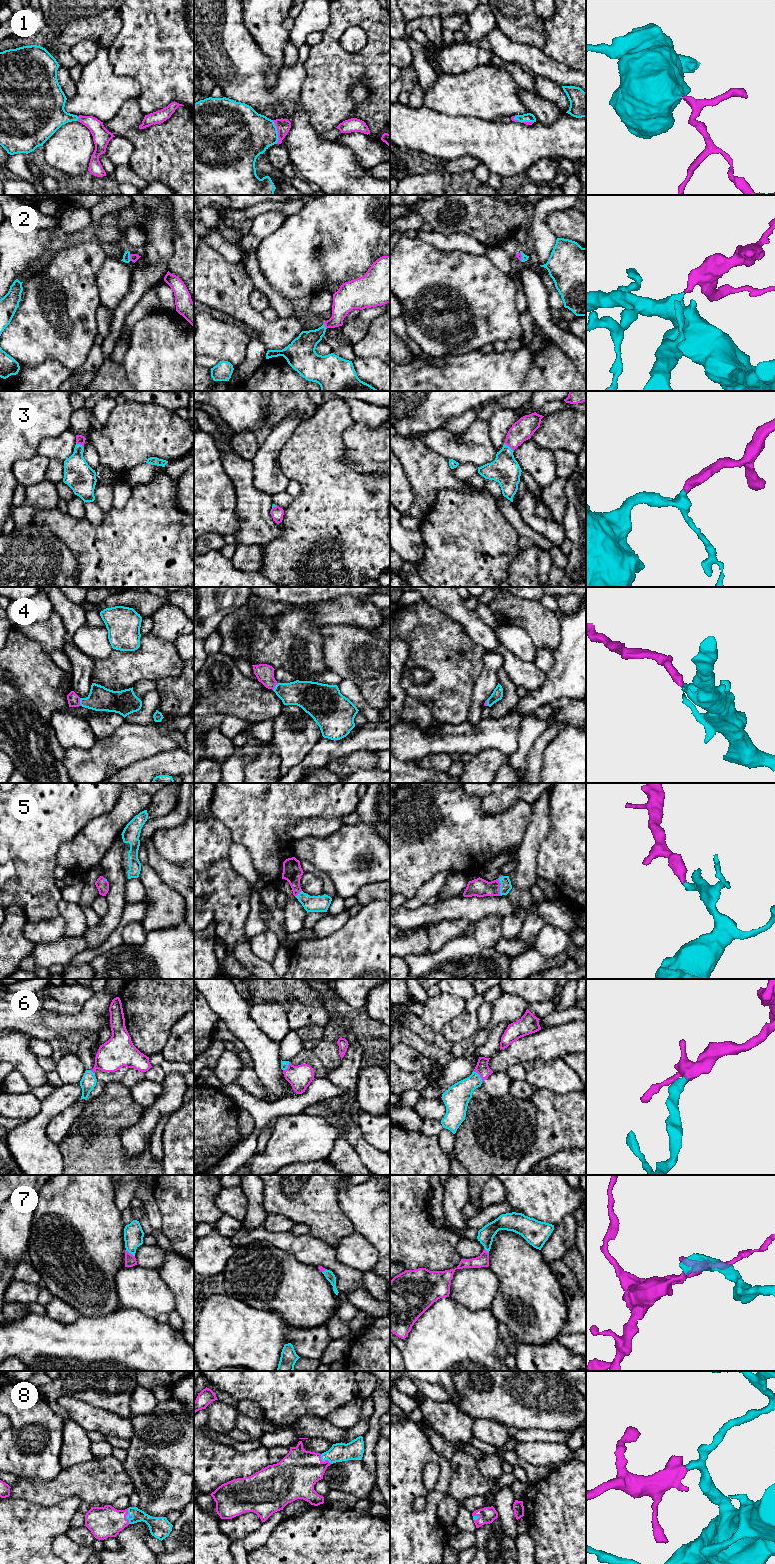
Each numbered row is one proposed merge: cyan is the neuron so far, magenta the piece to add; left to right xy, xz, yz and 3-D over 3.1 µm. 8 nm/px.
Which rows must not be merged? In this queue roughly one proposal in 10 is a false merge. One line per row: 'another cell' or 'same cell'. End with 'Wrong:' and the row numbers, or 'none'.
1: same cell
2: same cell
3: same cell
4: same cell
5: same cell
6: same cell
7: same cell
8: same cell
Wrong: none

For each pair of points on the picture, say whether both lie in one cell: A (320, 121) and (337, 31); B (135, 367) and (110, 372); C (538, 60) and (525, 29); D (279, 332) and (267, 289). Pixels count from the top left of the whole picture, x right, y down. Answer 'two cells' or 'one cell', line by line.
A: one cell
B: two cells
C: two cells
D: two cells

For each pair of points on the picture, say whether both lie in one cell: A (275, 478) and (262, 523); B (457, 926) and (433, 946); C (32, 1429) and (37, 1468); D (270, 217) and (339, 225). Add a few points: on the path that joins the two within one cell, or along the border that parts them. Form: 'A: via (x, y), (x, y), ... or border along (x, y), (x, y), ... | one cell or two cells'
A: border along (252, 480), (252, 484), (258, 490), (272, 495) | two cells
B: via (451, 928), (439, 940) | one cell
C: via (32, 1439), (32, 1453), (37, 1458) | one cell
D: border along (287, 216), (284, 222), (268, 235) | two cells

